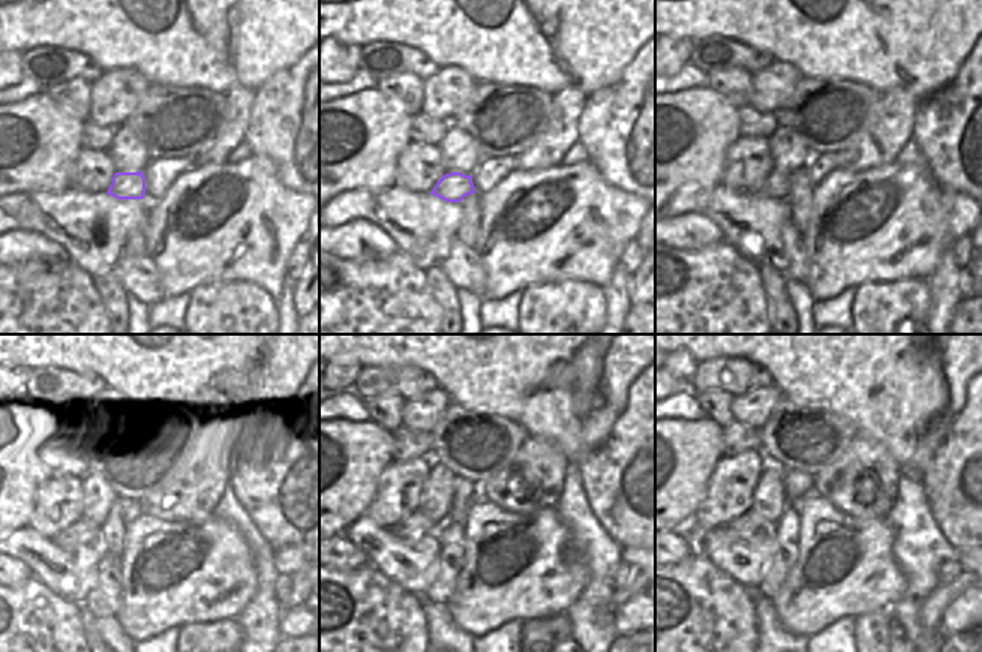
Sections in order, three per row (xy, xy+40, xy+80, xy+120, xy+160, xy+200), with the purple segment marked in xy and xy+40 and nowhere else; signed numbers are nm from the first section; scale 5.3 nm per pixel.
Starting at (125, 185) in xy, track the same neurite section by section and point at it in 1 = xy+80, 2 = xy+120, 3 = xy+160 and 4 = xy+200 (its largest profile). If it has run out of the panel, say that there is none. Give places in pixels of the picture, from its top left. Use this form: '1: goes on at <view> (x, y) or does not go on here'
1: goes on at xy+80 (777, 186)
2: goes on at xy+120 (83, 531)
3: goes on at xy+160 (416, 526)
4: goes on at xy+200 (750, 523)

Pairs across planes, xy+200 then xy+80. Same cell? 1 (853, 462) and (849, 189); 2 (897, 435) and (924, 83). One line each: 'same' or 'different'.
1: different
2: same

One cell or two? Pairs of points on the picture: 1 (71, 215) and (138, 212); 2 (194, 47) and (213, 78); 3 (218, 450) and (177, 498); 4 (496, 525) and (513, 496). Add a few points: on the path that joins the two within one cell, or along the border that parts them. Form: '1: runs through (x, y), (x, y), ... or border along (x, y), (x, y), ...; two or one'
1: runs through (87, 215), (122, 215); one
2: runs through (201, 54), (213, 66), (213, 71); one
3: runs through (213, 462), (189, 486); one
4: border along (483, 496), (510, 513), (529, 516), (541, 511); two

